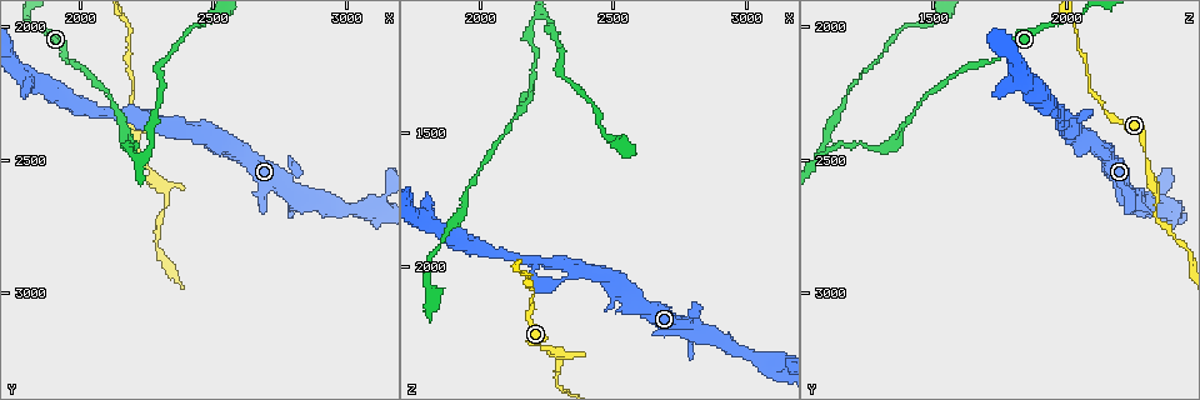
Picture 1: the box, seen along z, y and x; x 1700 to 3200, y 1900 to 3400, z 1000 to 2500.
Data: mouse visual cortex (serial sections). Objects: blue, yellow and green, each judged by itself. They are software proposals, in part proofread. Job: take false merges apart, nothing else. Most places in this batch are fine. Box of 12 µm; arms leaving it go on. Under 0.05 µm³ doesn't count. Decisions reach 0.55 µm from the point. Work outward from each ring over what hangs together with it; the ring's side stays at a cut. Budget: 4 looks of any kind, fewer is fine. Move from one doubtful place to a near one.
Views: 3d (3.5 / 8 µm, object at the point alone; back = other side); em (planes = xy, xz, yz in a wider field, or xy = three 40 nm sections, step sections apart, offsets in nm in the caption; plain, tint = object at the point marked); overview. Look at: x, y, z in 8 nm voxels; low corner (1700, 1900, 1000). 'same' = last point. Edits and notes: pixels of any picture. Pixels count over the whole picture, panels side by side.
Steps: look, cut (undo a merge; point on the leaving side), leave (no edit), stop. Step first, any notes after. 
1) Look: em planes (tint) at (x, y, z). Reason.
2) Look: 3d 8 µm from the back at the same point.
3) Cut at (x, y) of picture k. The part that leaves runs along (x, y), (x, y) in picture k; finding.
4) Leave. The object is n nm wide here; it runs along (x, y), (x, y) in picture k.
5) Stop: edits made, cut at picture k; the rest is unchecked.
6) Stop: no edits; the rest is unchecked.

Look: 3d 3.5 µm at (2300, 2700, 2330). Narrows sharply.

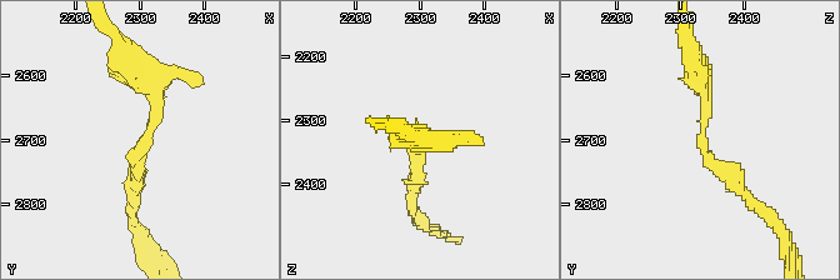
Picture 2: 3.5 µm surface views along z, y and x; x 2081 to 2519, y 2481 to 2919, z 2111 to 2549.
Look: em xy step 5 (tint) at (2310, 2695, 2335). The arms are 200, 300 nm wide.

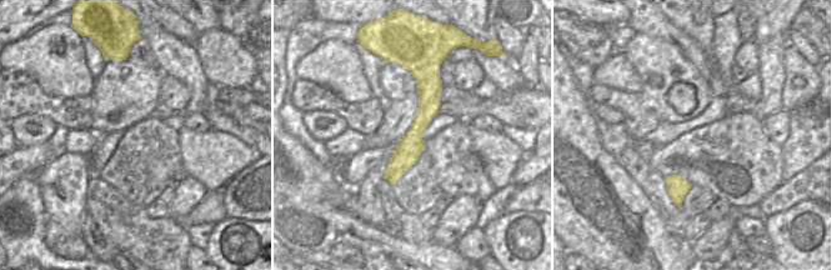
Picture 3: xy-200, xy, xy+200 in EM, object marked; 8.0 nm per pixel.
Leave. The object is 200 nm wide here; it runs along (695, 68), (704, 151), (749, 198) in picture 2; one cell here.

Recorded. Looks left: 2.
Look: 3d 3.5 µm at (3130, 2660, 2350).

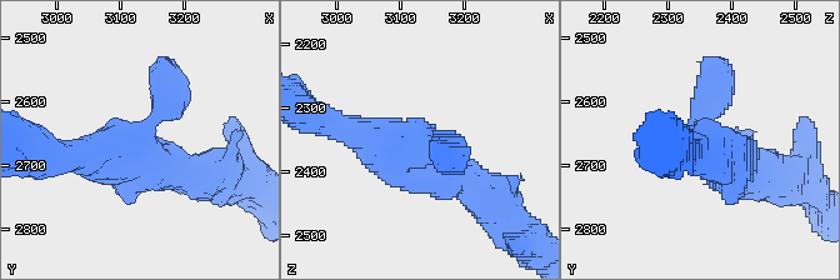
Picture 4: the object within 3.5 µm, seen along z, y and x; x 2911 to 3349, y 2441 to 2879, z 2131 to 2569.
Look: em planes (tint) at (3120, 2665, 2355).

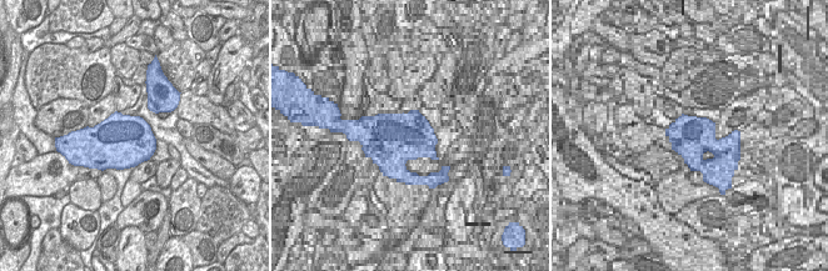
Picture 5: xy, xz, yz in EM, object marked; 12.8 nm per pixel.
Leave. The object is 700 nm wide here; it runs along (55, 154), (133, 143), (168, 104), (163, 78) in picture 4; all the same cell.

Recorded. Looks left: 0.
Stop: no edits; the rest is unchecked.

